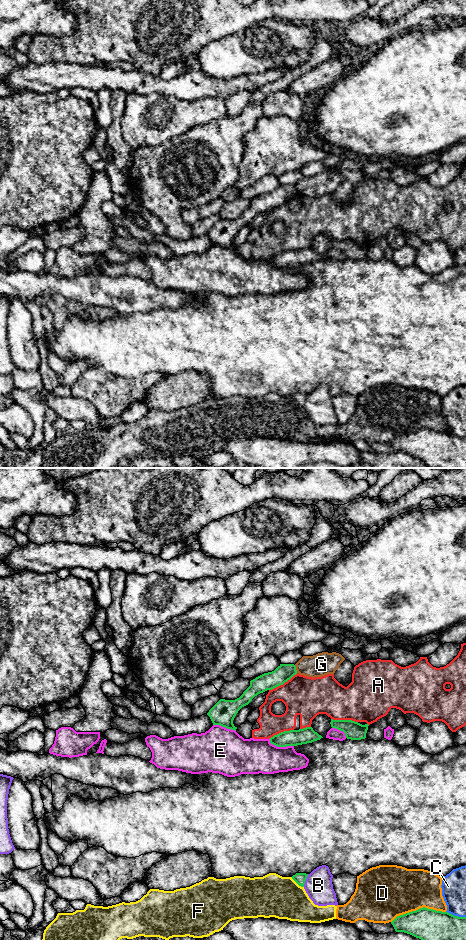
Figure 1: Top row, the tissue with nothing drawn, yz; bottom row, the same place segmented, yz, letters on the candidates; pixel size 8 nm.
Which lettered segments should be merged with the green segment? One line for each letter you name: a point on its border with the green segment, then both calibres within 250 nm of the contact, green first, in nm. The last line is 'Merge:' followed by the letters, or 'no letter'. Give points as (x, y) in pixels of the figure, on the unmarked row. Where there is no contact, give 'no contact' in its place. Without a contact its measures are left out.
Merge: no letter

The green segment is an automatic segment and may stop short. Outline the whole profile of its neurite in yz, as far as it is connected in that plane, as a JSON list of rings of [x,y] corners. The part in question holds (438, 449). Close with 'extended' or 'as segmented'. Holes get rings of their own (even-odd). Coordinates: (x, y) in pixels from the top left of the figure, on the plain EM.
[[[423,427],[397,436],[391,444],[396,452],[419,458],[429,468],[466,468],[466,437]]]; as segmented

